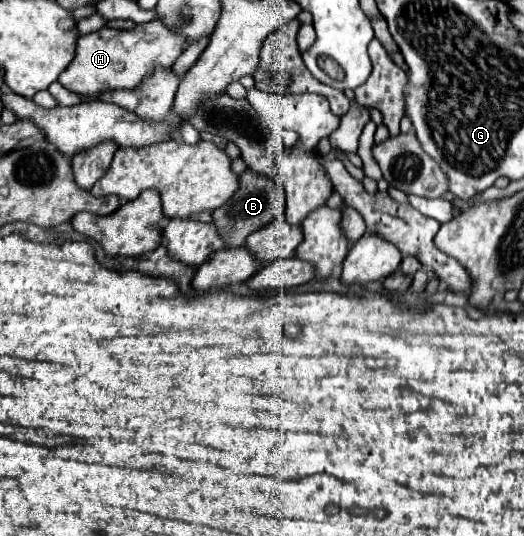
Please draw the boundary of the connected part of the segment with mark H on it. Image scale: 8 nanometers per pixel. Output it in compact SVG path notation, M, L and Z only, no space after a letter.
M161 21L141 23L127 31L105 27L101 31L79 37L75 59L59 75L59 83L69 91L85 97L103 93L107 89L133 89L147 75L151 75L157 65L171 67L183 53L185 43L187 39L183 35L177 35L177 31L165 27Z

